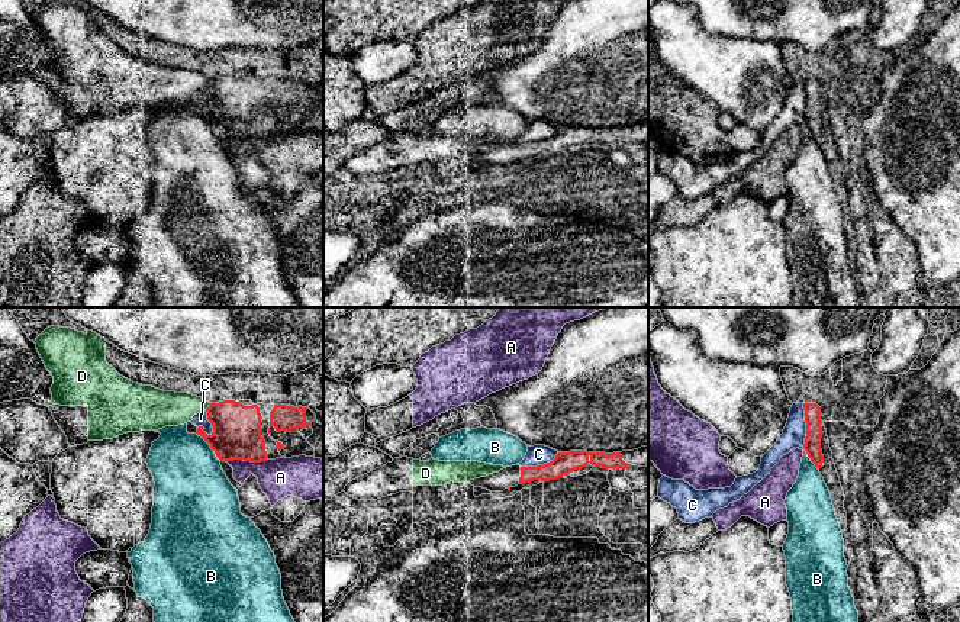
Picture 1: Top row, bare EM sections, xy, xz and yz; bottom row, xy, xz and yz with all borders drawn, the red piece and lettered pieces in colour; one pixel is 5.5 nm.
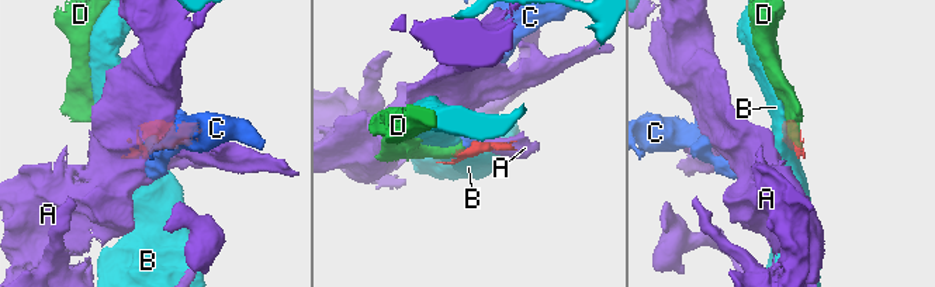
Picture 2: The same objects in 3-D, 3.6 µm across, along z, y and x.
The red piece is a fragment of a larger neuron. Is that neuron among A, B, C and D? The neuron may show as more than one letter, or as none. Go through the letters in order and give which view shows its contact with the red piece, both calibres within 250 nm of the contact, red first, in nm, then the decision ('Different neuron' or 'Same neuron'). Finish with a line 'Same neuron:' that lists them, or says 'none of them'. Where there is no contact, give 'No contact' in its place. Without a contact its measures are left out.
A: Touches red in xy. Thickness 280 nm (red) against 220 nm. Different neuron
B: Touches red in xy. Thickness 280 nm (red) against 400 nm. Different neuron
C: Touches red in yz. Thickness 100 nm (red) against 130 nm. Different neuron
D: Touches red in xy. Thickness 280 nm (red) against 190 nm. Different neuron
Same neuron: none of them

